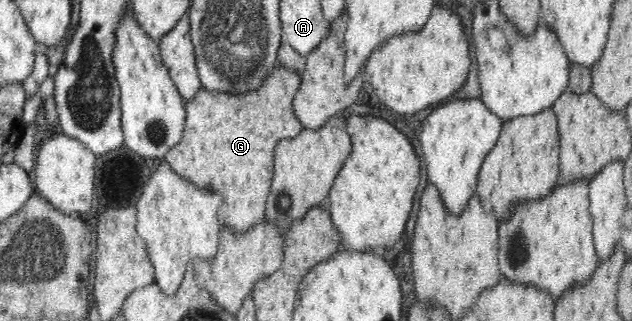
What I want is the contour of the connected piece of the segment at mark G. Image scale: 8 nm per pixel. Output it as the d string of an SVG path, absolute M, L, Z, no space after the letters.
M277 65L265 78L261 88L253 92L227 96L225 92L223 94L209 92L201 86L191 100L184 102L186 124L183 137L173 148L170 148L164 160L179 176L183 177L183 180L190 180L197 188L215 190L222 196L222 204L218 212L222 228L226 226L236 234L243 234L261 222L274 173L275 144L283 138L297 137L304 130L293 110L293 100L299 90L301 79L301 74L298 72Z

